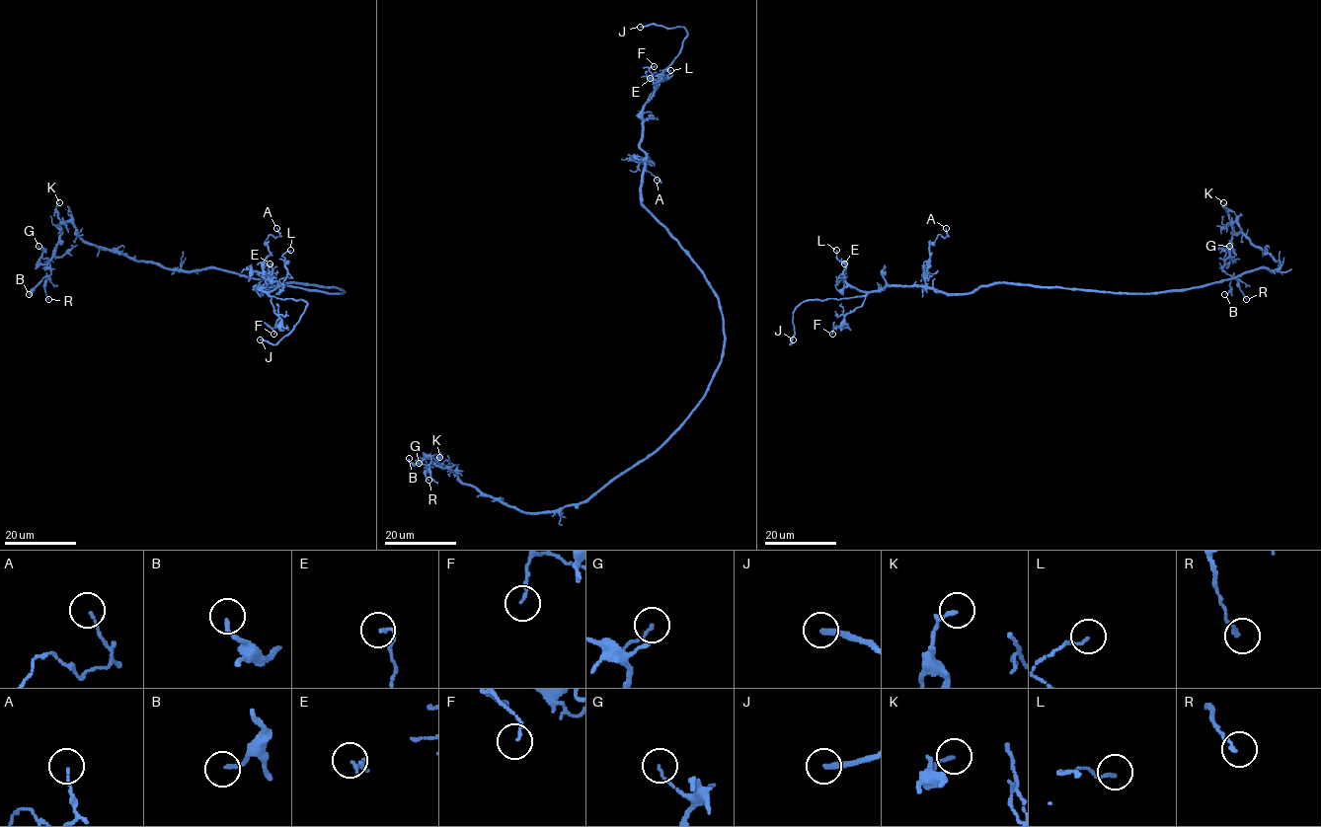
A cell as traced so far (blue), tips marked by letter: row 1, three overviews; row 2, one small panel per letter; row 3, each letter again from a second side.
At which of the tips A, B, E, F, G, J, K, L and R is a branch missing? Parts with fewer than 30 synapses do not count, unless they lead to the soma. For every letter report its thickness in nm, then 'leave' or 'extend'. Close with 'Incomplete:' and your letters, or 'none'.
A: calibre 90 nm; leave
B: calibre 140 nm; leave
E: calibre 120 nm; leave
F: calibre 100 nm; leave
G: calibre 110 nm; leave
J: calibre 280 nm; extend
K: calibre 130 nm; leave
L: calibre 100 nm; leave
R: calibre 130 nm; leave
Incomplete: J

